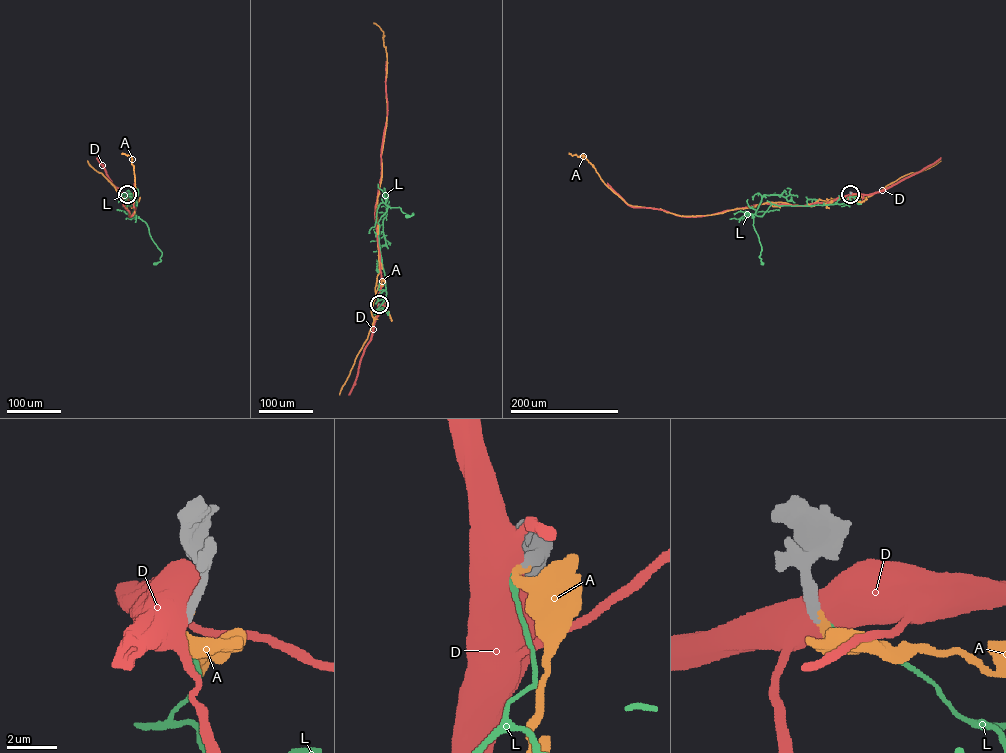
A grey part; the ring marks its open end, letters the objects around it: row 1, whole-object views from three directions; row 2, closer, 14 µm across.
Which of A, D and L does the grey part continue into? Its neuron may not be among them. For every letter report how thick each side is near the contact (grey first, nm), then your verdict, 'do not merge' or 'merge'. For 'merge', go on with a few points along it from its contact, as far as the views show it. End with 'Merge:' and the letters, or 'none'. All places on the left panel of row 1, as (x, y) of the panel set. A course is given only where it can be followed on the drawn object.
A: 360/240 nm | merge | via (127, 194), (119, 197), (128, 200), (124, 206), (132, 216), (133, 167), (131, 155), (121, 154)
D: 360/950 nm | do not merge
L: 320/140 nm | do not merge
Merge: A

